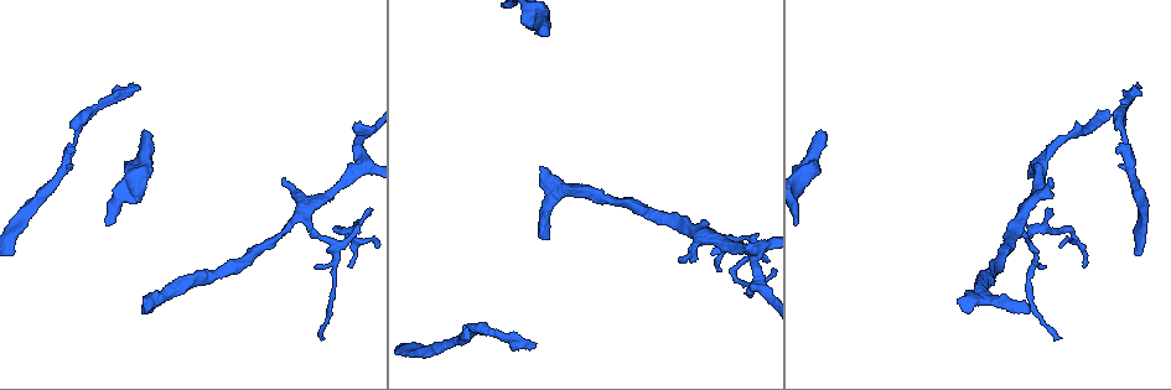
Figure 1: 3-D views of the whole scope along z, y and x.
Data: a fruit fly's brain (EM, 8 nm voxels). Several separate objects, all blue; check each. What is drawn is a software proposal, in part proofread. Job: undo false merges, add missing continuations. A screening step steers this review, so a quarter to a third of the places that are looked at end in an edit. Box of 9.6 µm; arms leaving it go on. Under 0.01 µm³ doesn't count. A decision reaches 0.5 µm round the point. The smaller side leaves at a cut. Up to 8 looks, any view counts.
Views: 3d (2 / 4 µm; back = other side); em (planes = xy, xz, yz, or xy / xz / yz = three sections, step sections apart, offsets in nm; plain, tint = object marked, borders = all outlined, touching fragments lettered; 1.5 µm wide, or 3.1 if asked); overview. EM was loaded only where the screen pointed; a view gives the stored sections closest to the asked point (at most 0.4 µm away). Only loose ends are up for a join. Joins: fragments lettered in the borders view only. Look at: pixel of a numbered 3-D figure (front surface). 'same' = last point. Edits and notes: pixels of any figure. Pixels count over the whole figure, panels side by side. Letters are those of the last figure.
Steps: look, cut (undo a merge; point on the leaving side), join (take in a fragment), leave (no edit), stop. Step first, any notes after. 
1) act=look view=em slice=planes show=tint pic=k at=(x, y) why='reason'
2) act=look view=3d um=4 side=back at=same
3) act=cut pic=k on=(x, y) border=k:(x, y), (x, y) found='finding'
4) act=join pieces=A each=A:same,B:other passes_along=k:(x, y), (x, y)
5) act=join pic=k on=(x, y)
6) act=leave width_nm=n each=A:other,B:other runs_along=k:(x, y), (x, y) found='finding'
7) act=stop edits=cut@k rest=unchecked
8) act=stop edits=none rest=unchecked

act=look view=em slice=planes show=borders pic=1 at=(75, 134) why='narrows sharply'

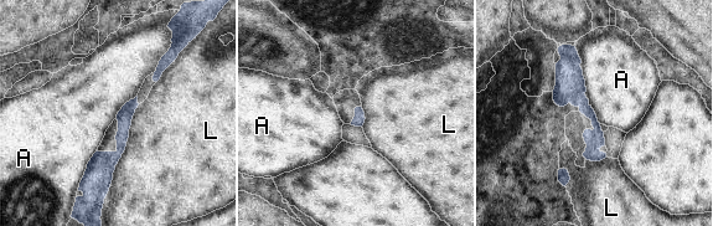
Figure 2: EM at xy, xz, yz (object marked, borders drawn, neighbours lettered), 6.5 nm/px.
act=leave width_nm=100 each=A:other,L:other border=2:(574, 46), (588, 104), (600, 123) found='continuous, no second neuron'

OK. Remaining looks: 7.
act=look view=3d um=4 pic=1 at=(549, 238) why='free end'

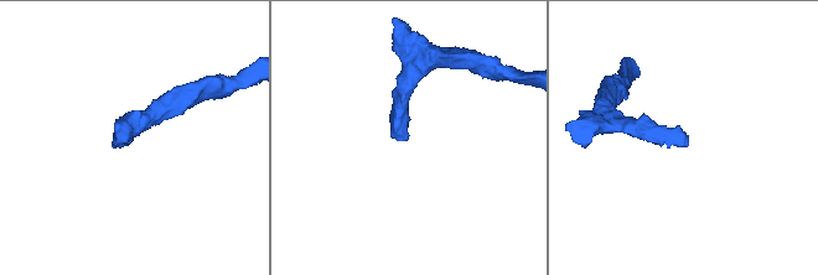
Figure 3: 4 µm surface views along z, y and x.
act=look view=em slice=yz step=4 show=tint pic=3 at=(685, 143)

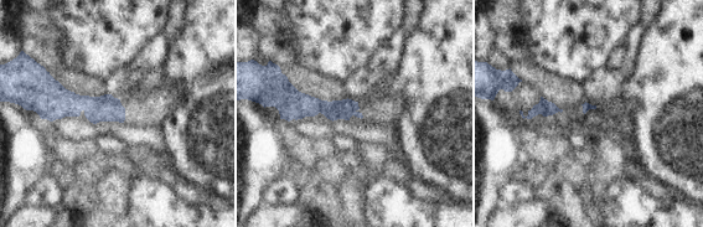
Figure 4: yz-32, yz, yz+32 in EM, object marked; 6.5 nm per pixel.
act=look view=em slice=planes show=borders at=same

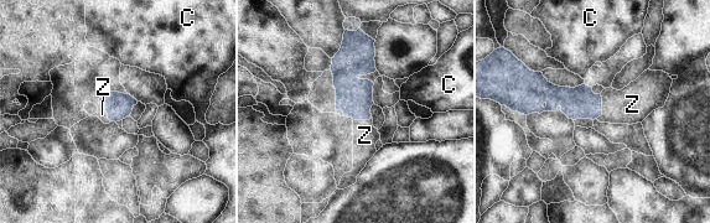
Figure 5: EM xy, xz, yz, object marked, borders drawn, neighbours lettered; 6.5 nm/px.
act=join pieces=Z width_nm=180 each=C:other,Z:same found='the neuron continues'

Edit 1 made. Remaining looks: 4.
act=look view=3d um=4 pic=1 at=(822, 130) why='branch stops here'

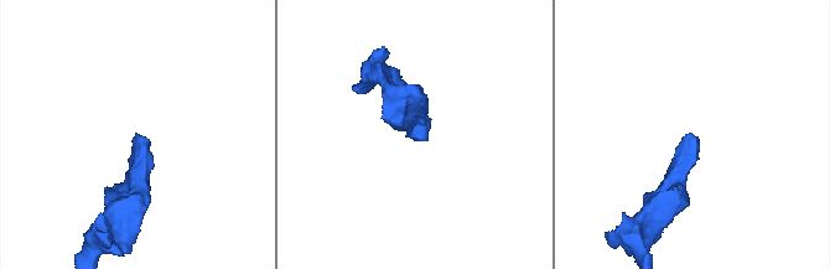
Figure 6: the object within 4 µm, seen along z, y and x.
act=look view=em slice=planes show=borders pic=6 at=(694, 137) why='now the EM'

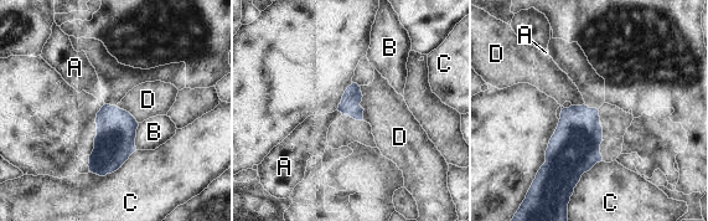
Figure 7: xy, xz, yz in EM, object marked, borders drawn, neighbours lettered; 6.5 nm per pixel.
act=leave each=A:other,B:other,C:other,D:other border=7:(358, 86), (363, 118) found='no lettered fragment goes on from it'

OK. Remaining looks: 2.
act=stop edits=join@5 rest=unchecked

